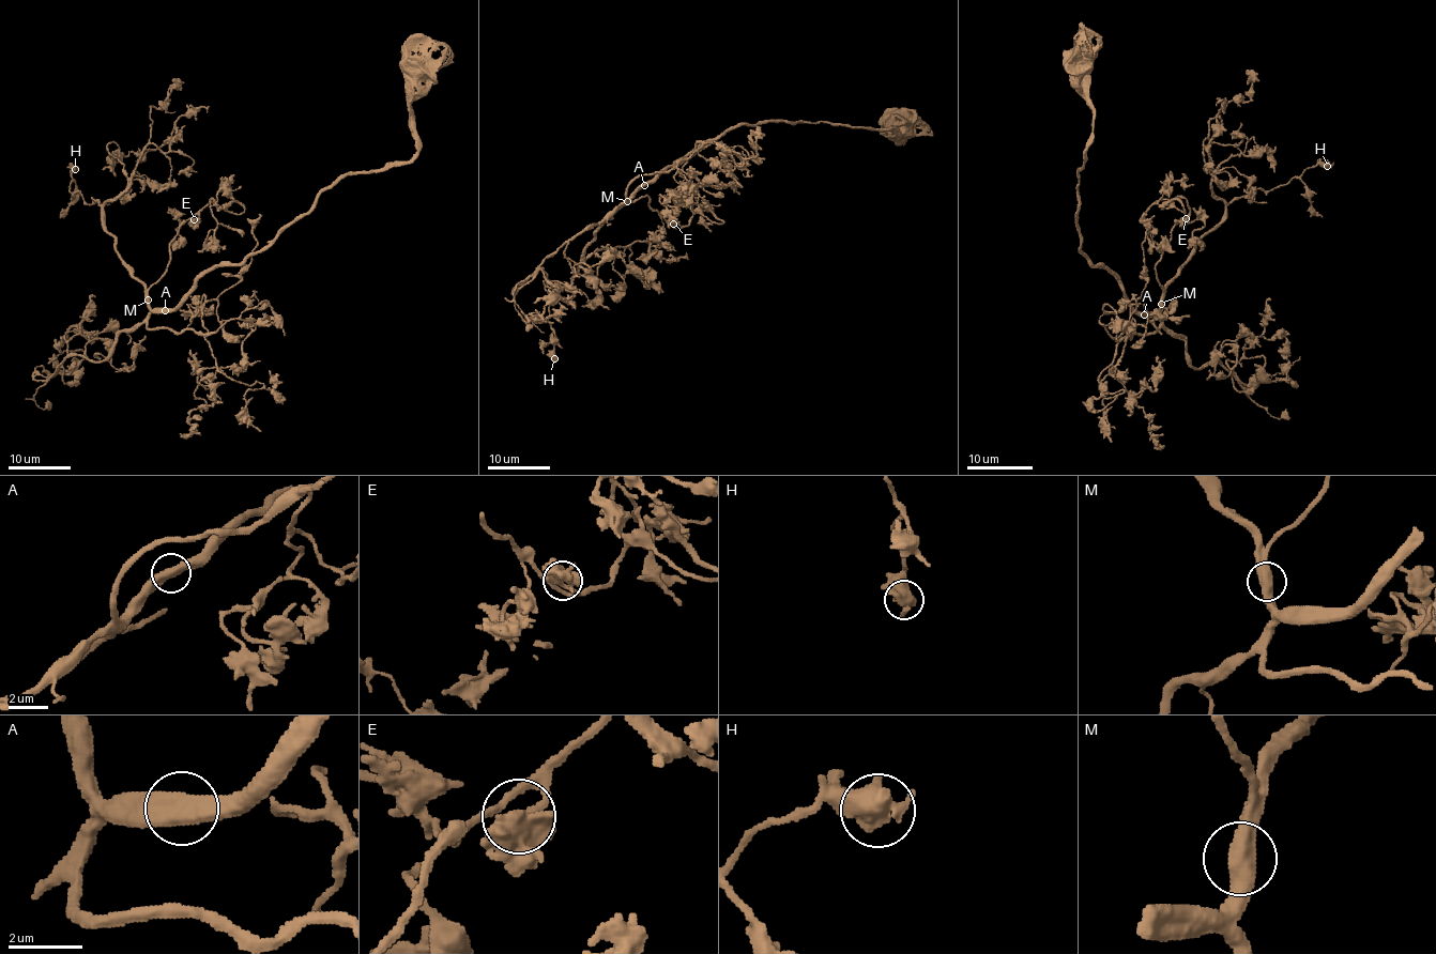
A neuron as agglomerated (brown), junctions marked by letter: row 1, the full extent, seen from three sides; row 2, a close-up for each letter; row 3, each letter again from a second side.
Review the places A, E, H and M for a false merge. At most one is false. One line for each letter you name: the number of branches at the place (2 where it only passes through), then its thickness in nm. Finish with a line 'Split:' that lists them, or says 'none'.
Split: none

